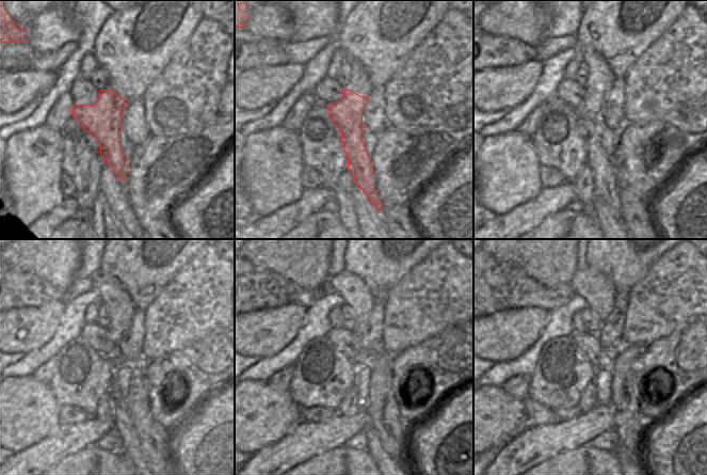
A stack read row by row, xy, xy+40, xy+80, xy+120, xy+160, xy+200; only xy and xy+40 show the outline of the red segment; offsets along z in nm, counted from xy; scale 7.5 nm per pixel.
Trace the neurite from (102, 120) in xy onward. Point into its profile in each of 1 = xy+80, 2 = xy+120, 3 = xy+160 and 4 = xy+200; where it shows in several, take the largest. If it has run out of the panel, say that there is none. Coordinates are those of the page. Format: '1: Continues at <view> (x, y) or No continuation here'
1: Continues at xy+80 (590, 111)
2: Continues at xy+120 (124, 425)
3: Continues at xy+160 (374, 448)
4: Continues at xy+200 (622, 456).

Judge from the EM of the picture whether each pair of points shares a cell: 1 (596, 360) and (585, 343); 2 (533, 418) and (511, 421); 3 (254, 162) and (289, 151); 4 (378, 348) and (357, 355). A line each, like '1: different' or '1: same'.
1: same
2: different
3: same
4: different

